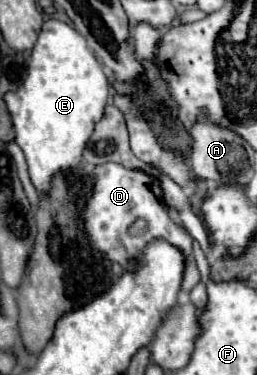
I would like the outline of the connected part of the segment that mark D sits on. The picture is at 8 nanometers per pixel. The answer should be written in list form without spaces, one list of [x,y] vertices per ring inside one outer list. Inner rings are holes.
[[[115,162],[95,168],[95,190],[93,190],[91,202],[87,202],[87,222],[83,222],[83,226],[87,226],[87,236],[91,238],[91,246],[99,246],[99,250],[103,250],[103,252],[107,252],[105,250],[107,238],[111,238],[109,244],[117,246],[115,256],[119,258],[123,268],[131,268],[129,258],[139,256],[139,250],[143,250],[143,246],[147,242],[151,242],[151,238],[167,238],[167,242],[171,242],[173,246],[179,246],[183,250],[183,254],[187,256],[183,292],[189,292],[199,282],[199,272],[197,272],[197,266],[195,266],[193,254],[191,254],[193,238],[183,228],[175,226],[171,222],[171,218],[167,216],[163,202],[161,202],[161,186],[155,176],[149,176],[141,170],[127,170]],[[135,220],[147,222],[147,230],[141,236],[131,236],[127,232]]]

